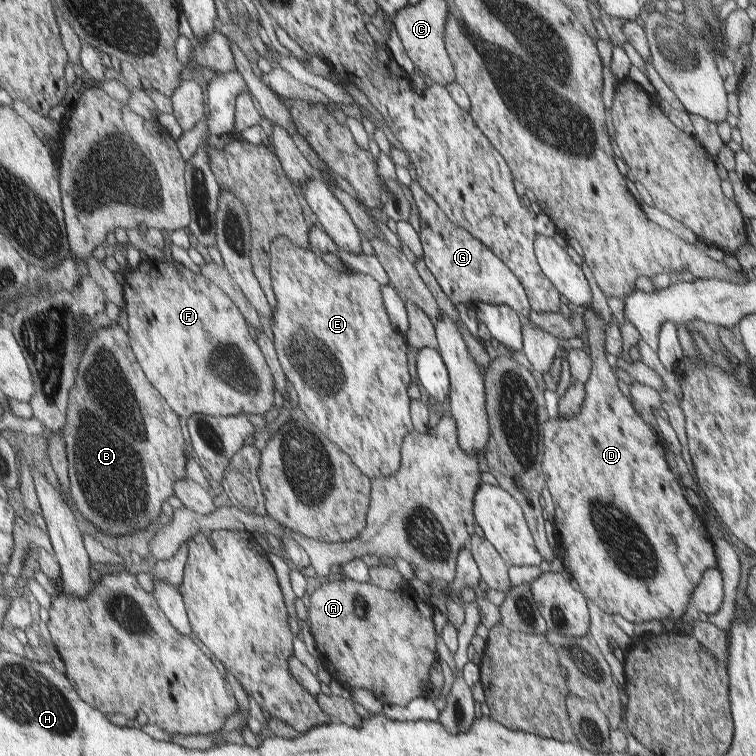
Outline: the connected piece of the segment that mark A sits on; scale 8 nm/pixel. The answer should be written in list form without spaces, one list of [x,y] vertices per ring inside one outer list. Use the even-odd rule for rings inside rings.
[[[330,577],[330,579],[322,583],[317,590],[313,590],[313,593],[309,596],[306,603],[306,608],[308,628],[314,641],[314,648],[316,649],[314,656],[321,661],[321,664],[329,675],[337,681],[341,687],[348,691],[355,688],[355,686],[365,688],[370,690],[375,696],[375,699],[381,704],[396,705],[399,707],[406,706],[407,702],[410,702],[413,698],[425,696],[423,695],[423,690],[425,690],[427,686],[430,686],[430,684],[427,684],[427,680],[423,680],[423,678],[427,678],[427,670],[429,670],[429,666],[431,666],[433,660],[435,660],[435,632],[437,629],[436,626],[433,626],[435,622],[433,610],[431,610],[421,598],[418,598],[413,590],[406,591],[401,589],[399,591],[389,591],[377,587],[371,582],[355,582],[343,577]]]

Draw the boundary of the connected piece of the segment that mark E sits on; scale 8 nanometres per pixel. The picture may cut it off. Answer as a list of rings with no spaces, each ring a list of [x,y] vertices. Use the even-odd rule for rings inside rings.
[[[278,237],[274,243],[270,276],[277,292],[278,306],[268,330],[275,340],[285,375],[297,395],[297,408],[365,476],[392,475],[399,466],[403,436],[413,430],[406,389],[414,376],[407,372],[403,336],[391,327],[383,309],[379,284],[367,274],[349,270],[336,272],[321,260],[319,254],[296,246],[286,237]]]

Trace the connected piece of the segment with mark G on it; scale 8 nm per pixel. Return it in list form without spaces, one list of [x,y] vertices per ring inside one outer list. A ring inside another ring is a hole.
[[[411,180],[408,188],[419,211],[418,240],[422,249],[423,263],[435,278],[439,288],[447,294],[450,302],[453,305],[467,302],[503,304],[518,315],[521,323],[527,323],[532,310],[523,286],[508,266],[473,234],[453,223],[417,180]]]

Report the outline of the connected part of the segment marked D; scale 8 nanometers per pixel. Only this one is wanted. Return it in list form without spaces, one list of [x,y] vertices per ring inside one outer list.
[[[586,306],[587,310],[584,312],[582,318],[586,325],[585,340],[591,354],[590,358],[590,372],[588,380],[584,383],[585,398],[581,402],[579,412],[571,418],[546,418],[540,422],[540,438],[542,447],[540,454],[537,456],[540,462],[540,472],[544,480],[544,486],[549,490],[551,501],[555,506],[555,538],[557,538],[557,555],[563,560],[562,564],[565,571],[571,576],[571,583],[583,595],[587,602],[597,604],[598,608],[604,614],[609,616],[617,614],[625,618],[628,622],[643,622],[645,620],[661,621],[665,618],[671,618],[673,621],[681,620],[683,610],[687,606],[687,602],[691,602],[692,591],[696,589],[702,581],[701,574],[705,574],[710,569],[717,567],[714,551],[712,548],[712,540],[705,523],[699,520],[699,516],[693,512],[693,508],[689,504],[685,504],[687,500],[681,494],[681,488],[675,480],[675,476],[669,472],[667,462],[665,462],[665,448],[661,446],[659,438],[647,428],[647,424],[639,418],[637,412],[633,410],[631,402],[619,392],[619,388],[615,386],[615,376],[608,366],[608,362],[604,358],[603,341],[607,334],[605,326],[602,321],[592,312],[592,307]]]

